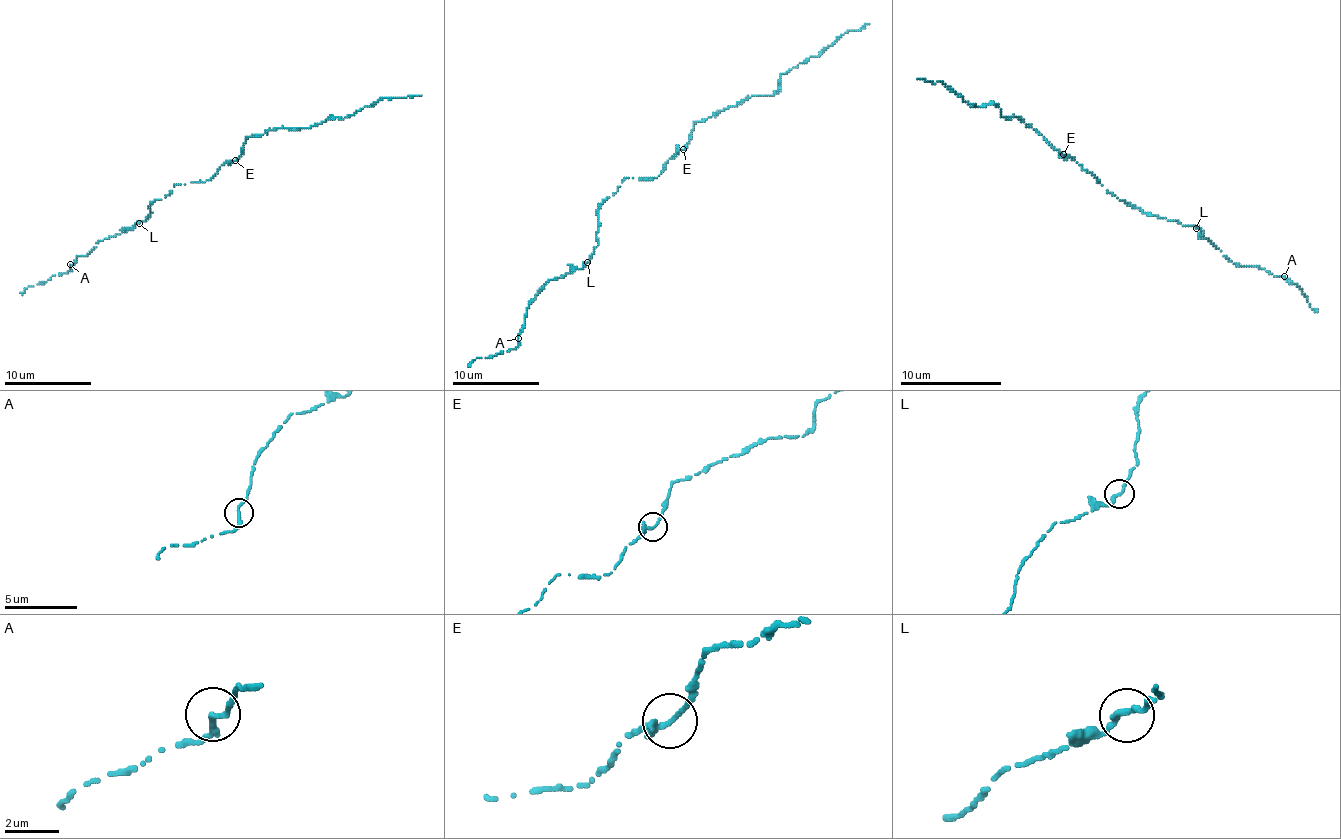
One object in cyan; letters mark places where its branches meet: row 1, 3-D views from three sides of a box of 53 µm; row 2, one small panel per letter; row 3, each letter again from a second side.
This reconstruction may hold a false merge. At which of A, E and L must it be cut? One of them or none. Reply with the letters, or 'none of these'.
none of these

